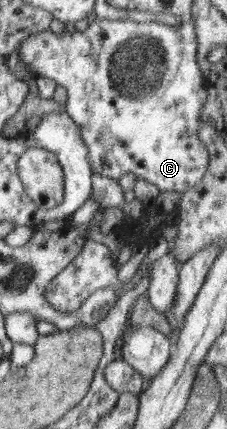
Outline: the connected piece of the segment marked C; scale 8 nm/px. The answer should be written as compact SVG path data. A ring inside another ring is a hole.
M96 19L83 32L71 33L65 30L61 34L55 34L48 29L37 35L30 35L18 45L17 51L20 52L22 60L30 64L32 72L56 80L66 88L65 109L84 136L94 172L116 180L119 180L122 174L130 172L136 174L136 178L142 178L156 185L160 192L184 193L200 184L206 171L209 170L209 150L200 138L201 111L209 97L207 80L197 59L198 43L194 23L180 23L177 26L162 24L154 27L160 27L162 31L160 33L162 37L158 39L158 51L164 53L160 61L162 63L160 83L150 93L134 99L128 99L120 91L116 91L114 81L110 77L112 55L118 51L120 43L116 37L112 37L112 33L108 33L106 39L104 29L110 29L109 20Z

